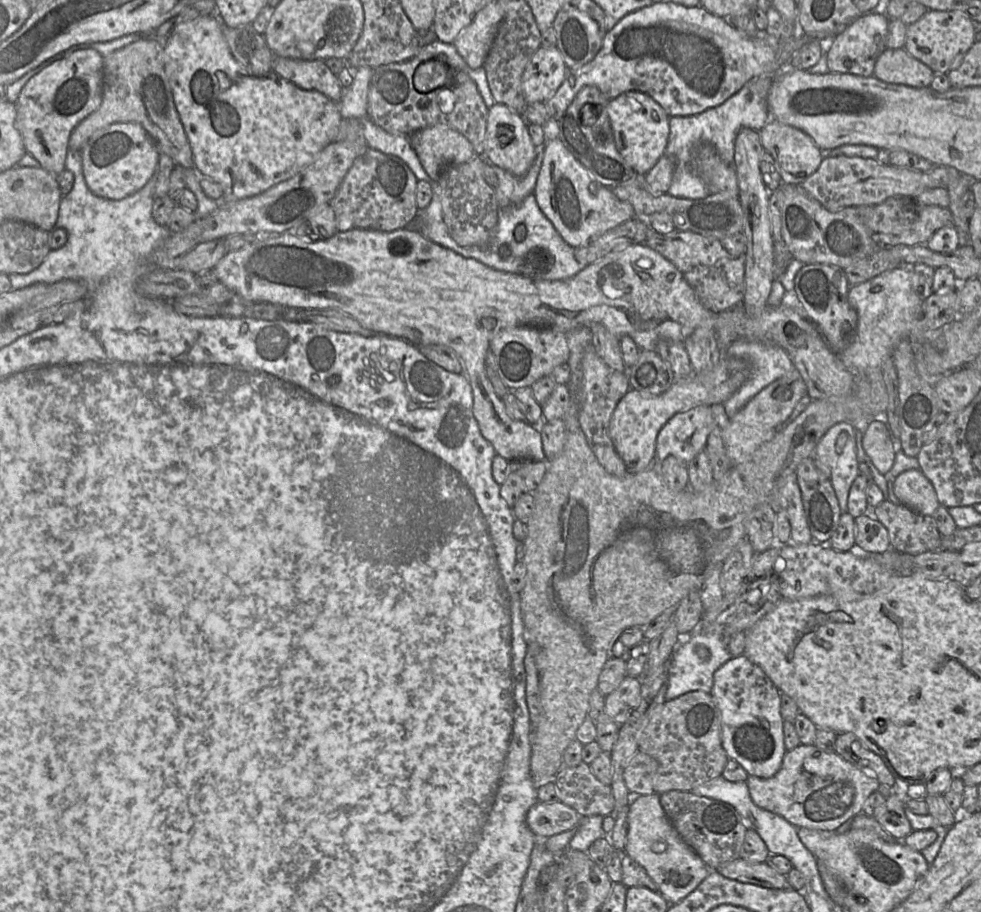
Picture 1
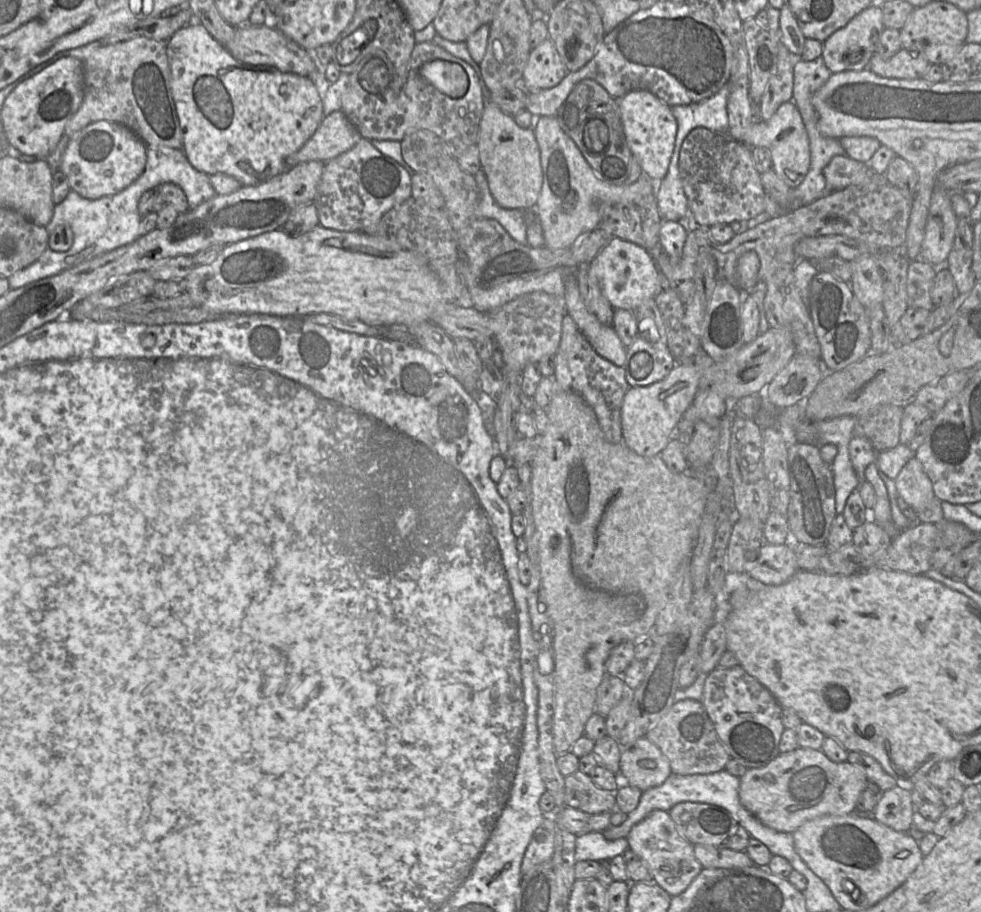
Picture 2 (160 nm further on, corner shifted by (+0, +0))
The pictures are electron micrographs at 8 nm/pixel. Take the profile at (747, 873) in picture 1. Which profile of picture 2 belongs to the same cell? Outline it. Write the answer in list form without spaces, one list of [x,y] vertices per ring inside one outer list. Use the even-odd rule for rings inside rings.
[[[694,845],[694,853],[697,860],[705,869],[739,869],[755,865],[745,851]]]

